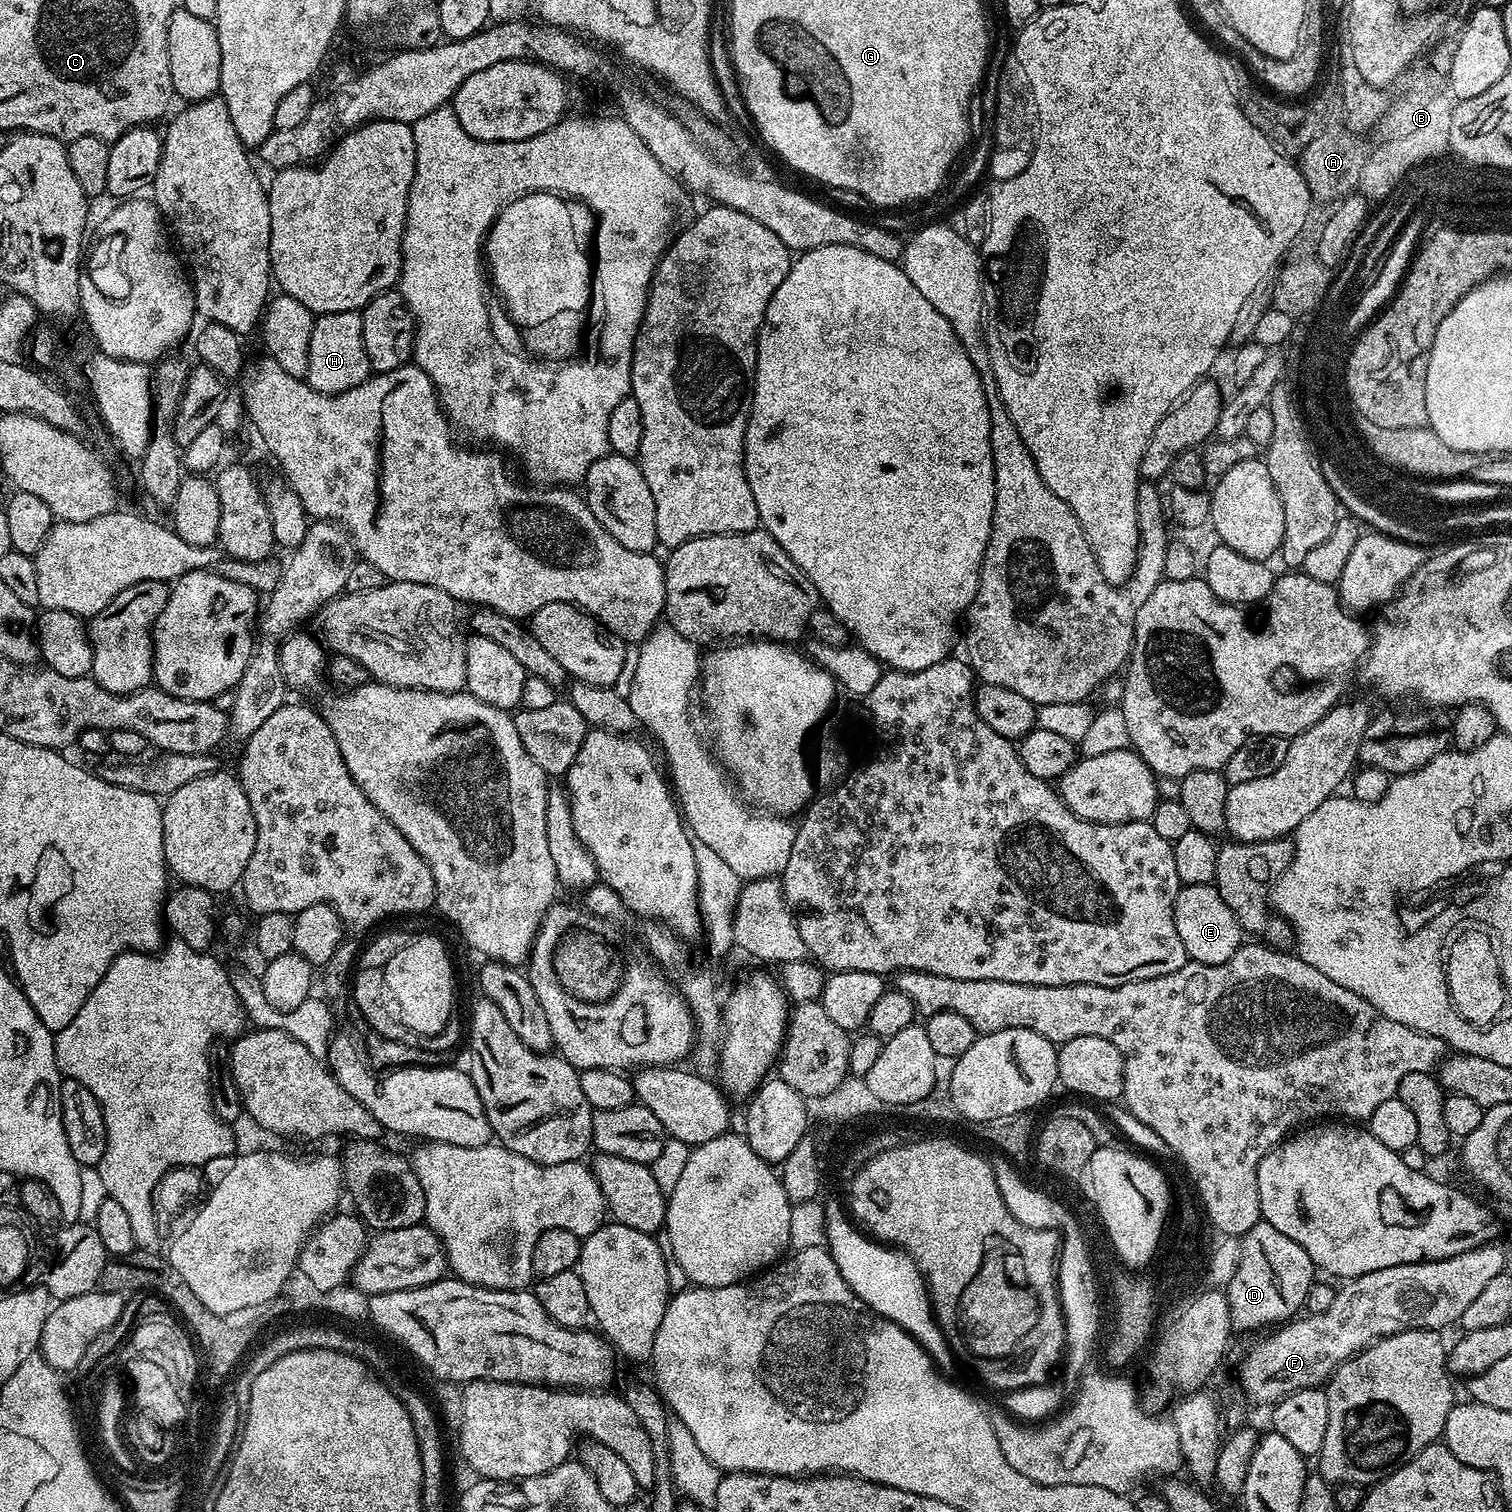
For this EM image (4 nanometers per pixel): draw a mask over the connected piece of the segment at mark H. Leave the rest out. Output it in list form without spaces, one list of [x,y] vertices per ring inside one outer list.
[[[322,312],[314,319],[314,330],[310,334],[310,358],[303,379],[309,386],[327,396],[337,396],[346,390],[354,390],[368,379],[372,367],[366,358],[366,346],[362,342],[362,318],[360,312]]]

